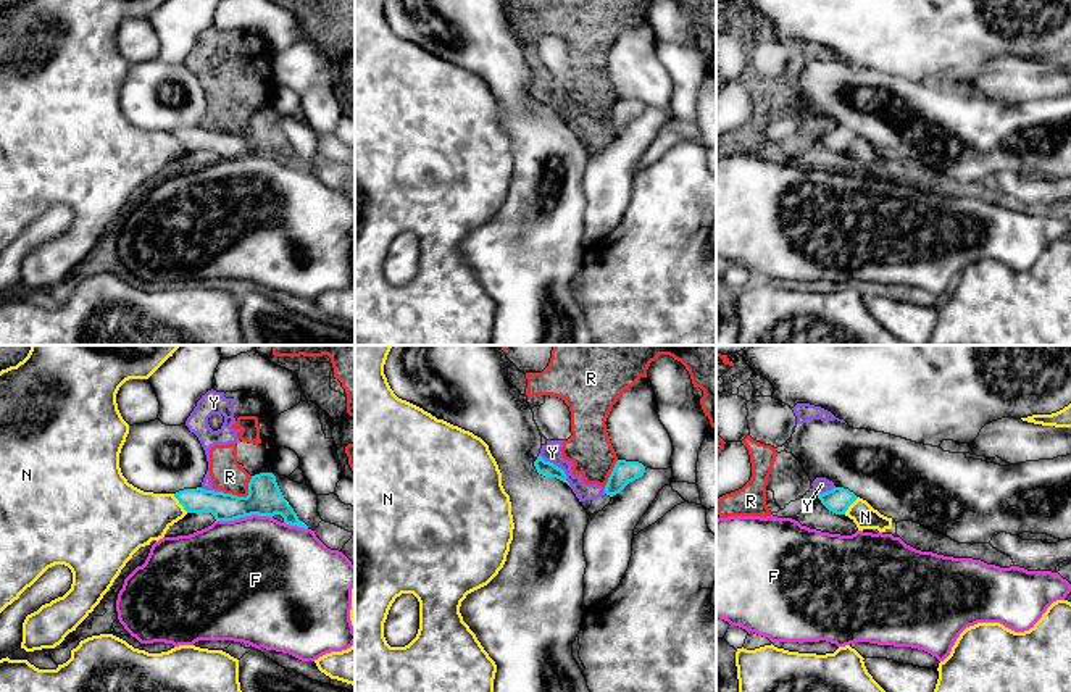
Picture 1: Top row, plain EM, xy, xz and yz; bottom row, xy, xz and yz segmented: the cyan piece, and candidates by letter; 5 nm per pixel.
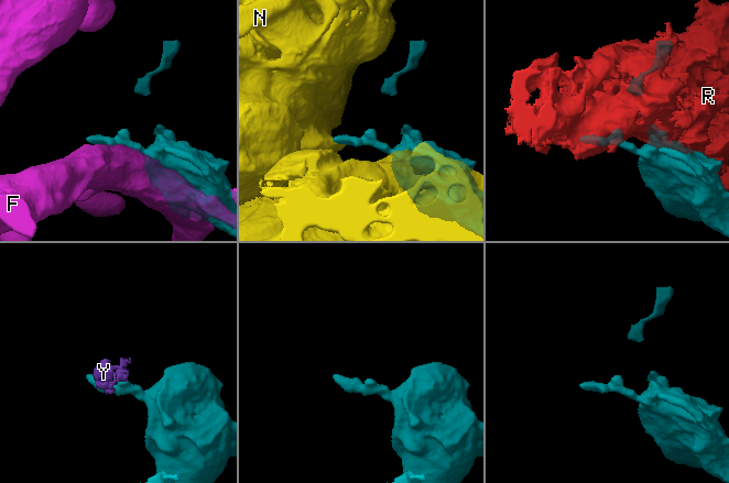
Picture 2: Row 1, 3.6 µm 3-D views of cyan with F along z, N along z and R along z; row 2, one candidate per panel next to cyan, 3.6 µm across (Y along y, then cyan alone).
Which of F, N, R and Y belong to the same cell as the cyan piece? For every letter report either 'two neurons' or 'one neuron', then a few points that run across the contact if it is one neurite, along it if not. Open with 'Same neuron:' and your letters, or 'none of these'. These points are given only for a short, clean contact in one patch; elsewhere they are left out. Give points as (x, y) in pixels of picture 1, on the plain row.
Same neuron: none of these
F: two neurons
N: two neurons
R: two neurons
Y: two neurons | xz (539, 92), (557, 104), (570, 123)

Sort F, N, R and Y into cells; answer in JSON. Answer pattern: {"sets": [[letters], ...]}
{"sets": [["F"], ["N"], ["R", "Y"]]}

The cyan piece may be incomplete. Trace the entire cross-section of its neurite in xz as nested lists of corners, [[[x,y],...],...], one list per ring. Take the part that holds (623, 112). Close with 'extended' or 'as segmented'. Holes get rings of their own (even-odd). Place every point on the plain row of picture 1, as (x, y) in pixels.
[[[618,98],[605,124],[605,132],[610,135],[619,132],[629,121],[642,116],[644,111],[645,105],[642,102]]]; as segmented

